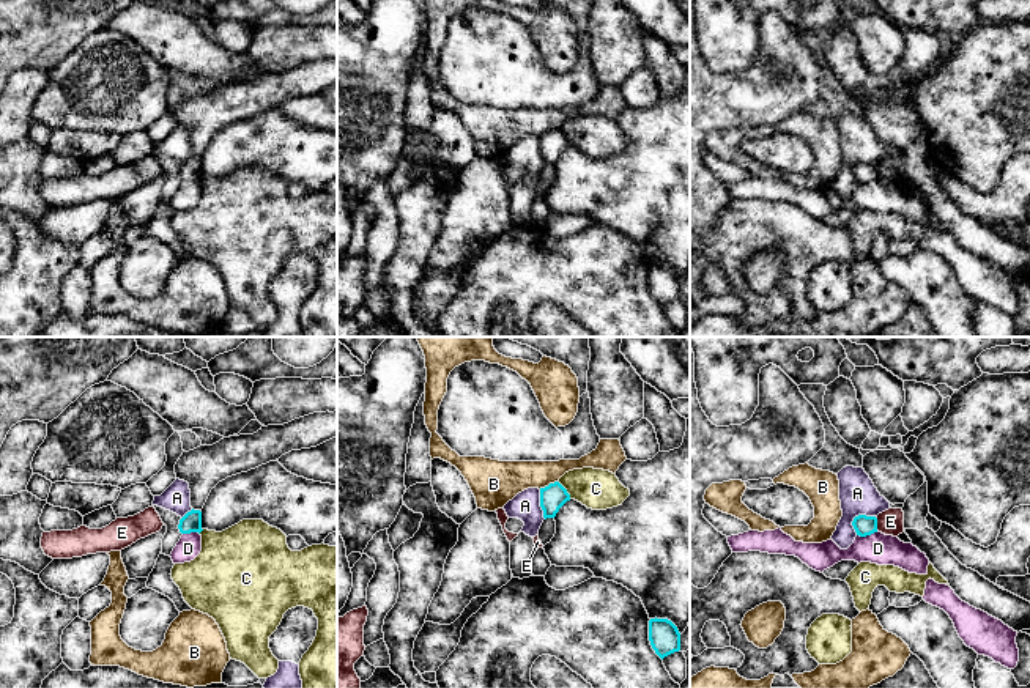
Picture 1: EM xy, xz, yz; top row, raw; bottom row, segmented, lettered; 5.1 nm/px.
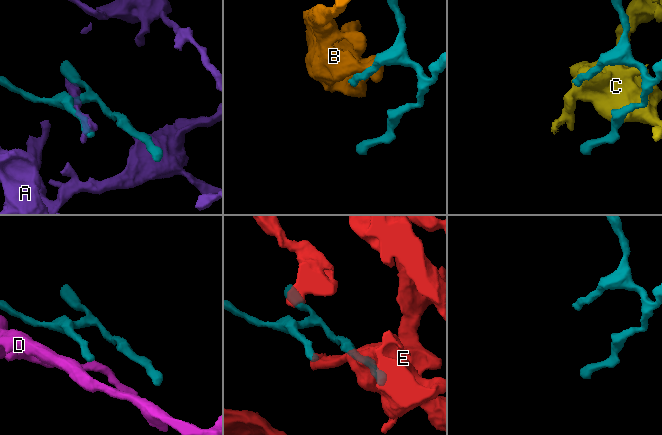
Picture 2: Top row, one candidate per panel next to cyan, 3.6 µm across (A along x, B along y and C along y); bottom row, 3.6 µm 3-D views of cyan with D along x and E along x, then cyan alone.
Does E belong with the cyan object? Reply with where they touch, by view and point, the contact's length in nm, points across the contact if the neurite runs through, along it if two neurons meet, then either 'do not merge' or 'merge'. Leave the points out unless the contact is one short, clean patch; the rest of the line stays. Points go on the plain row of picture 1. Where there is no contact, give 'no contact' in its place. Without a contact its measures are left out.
meets cyan in yz at (876, 170); contact 70 nm long; border along yz (874, 164), (878, 177); do not merge

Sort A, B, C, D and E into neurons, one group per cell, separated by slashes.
A / B / C / D / E

